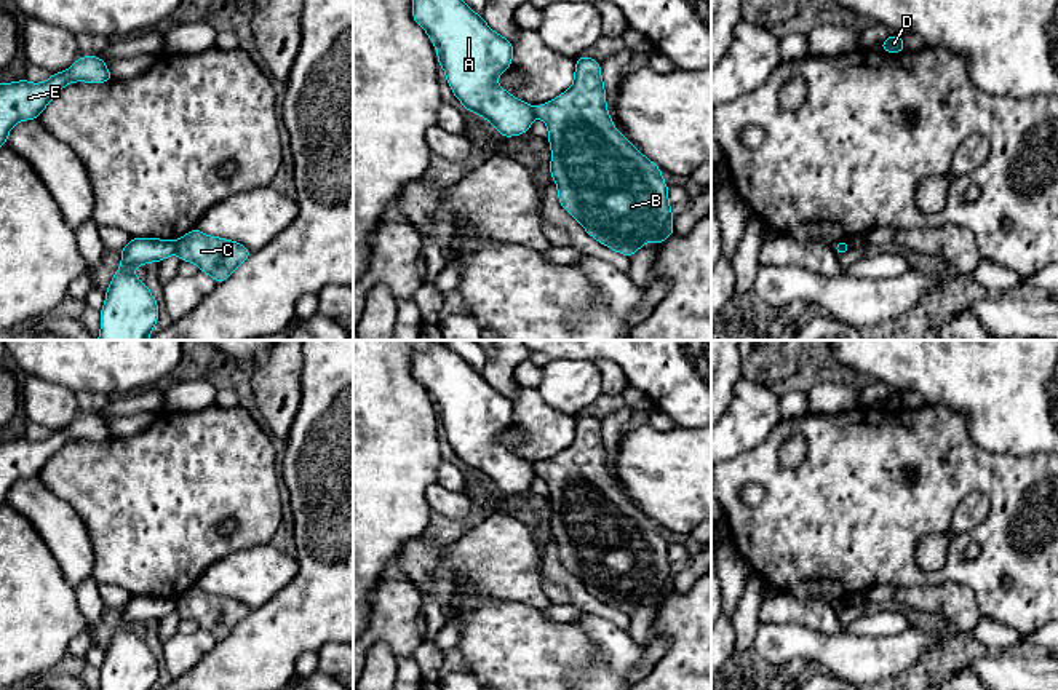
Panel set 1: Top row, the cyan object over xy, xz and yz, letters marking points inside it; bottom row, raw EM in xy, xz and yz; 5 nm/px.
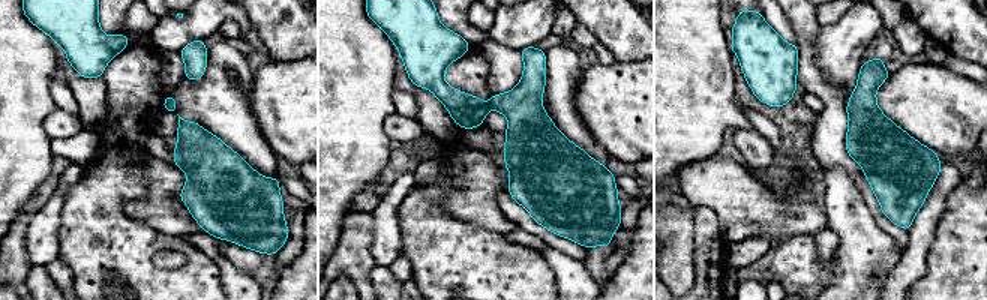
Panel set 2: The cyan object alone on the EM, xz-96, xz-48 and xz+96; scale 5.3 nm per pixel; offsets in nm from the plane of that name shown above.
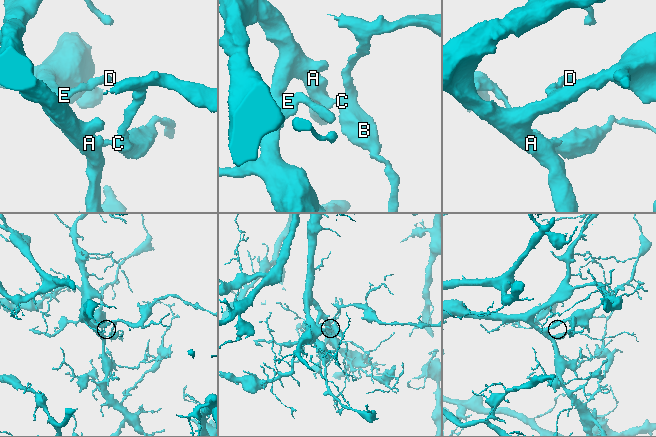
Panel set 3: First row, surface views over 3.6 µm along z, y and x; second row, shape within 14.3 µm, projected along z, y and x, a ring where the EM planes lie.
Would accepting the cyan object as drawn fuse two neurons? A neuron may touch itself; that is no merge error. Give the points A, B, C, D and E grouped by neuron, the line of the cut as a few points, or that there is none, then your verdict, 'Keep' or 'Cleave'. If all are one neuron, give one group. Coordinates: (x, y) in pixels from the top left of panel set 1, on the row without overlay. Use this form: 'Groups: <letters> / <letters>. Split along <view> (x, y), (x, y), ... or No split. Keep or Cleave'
Groups: A D E / B C. Split along xy (175, 599), (176, 609). Cleave

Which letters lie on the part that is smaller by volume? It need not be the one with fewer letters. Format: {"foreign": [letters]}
{"foreign": ["B", "C"]}

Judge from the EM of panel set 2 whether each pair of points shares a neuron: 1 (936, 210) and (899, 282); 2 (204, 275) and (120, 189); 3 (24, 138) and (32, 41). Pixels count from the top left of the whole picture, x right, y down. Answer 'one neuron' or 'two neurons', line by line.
1: one neuron
2: one neuron
3: one neuron

